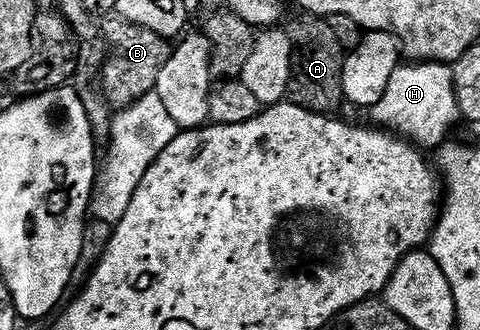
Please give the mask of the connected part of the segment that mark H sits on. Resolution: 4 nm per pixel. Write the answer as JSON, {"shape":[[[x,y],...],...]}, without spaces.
{"shape":[[[402,63],[397,66],[383,99],[371,106],[372,124],[392,131],[413,142],[418,147],[446,144],[449,132],[462,120],[459,103],[455,99],[453,66],[449,63]]]}

